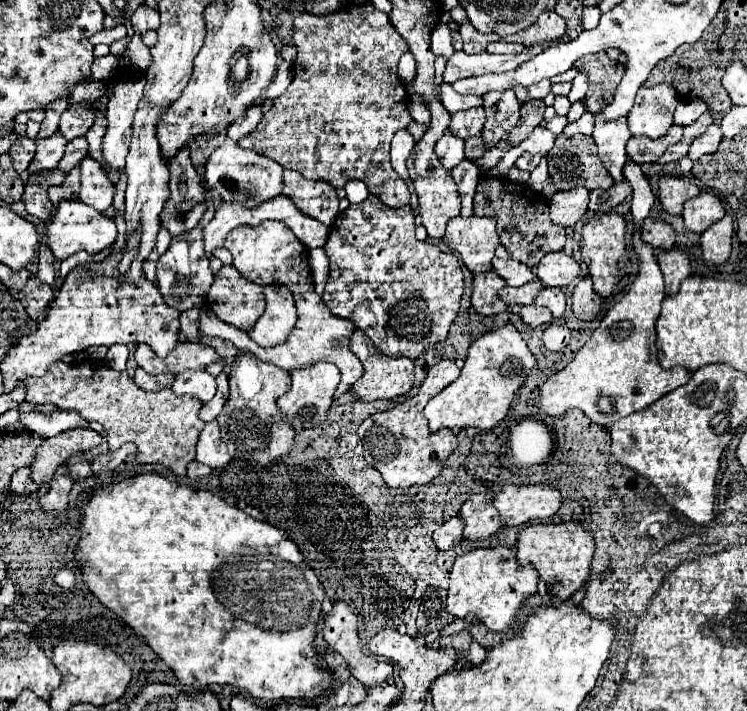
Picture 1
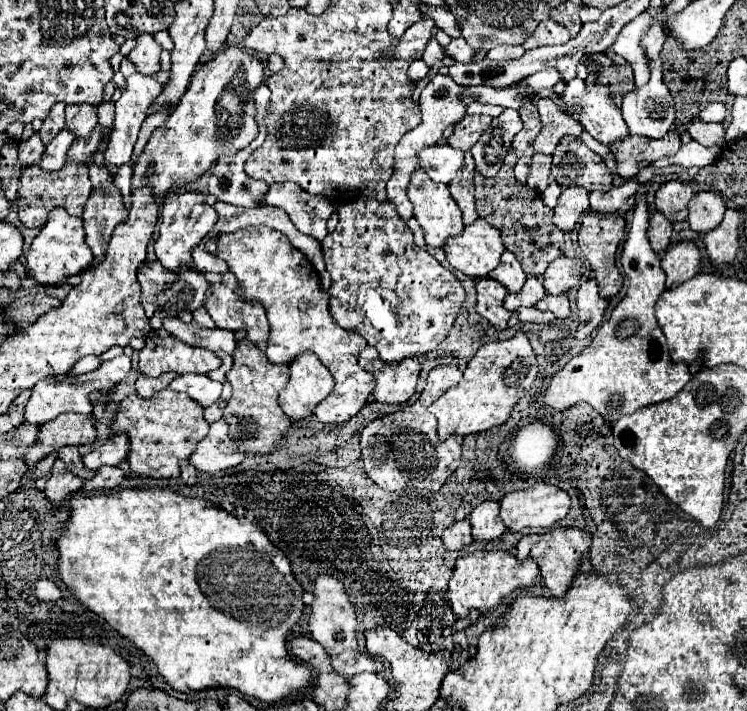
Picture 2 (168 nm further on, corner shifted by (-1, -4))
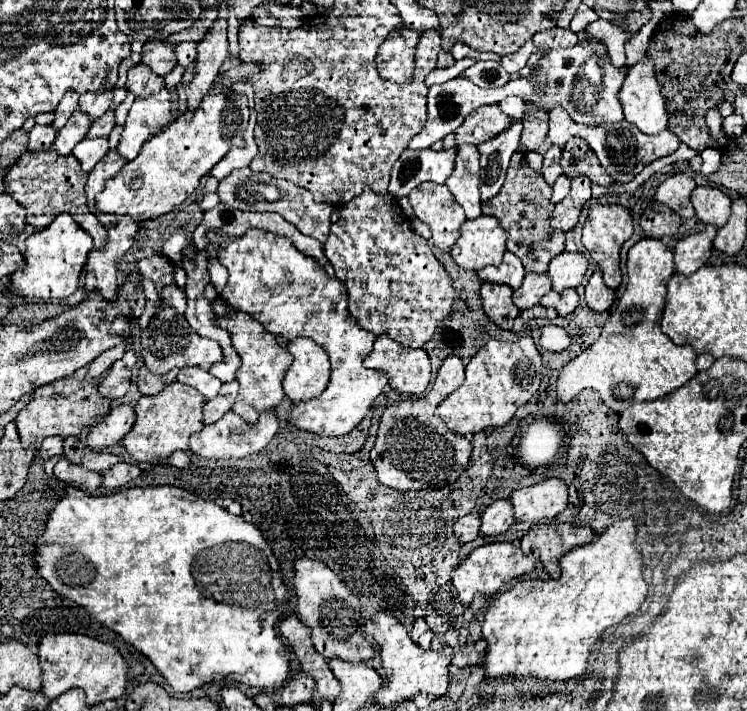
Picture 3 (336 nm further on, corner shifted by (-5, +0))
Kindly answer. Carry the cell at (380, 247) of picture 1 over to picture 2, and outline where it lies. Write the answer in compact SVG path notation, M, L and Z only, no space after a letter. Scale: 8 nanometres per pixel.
M359 198L337 208L337 228L321 242L325 266L331 274L331 314L335 322L347 330L363 336L369 346L375 346L383 362L399 362L409 354L427 354L435 350L451 330L457 312L463 304L465 290L453 272L443 268L425 248L413 244L413 232L399 218L393 202L379 202L377 198Z

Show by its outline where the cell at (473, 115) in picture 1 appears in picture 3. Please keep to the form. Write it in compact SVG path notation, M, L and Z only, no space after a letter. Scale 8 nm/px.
M481 106L475 112L471 112L465 122L455 130L457 146L463 144L481 144L499 132L503 132L509 126L511 118L499 110L499 106Z

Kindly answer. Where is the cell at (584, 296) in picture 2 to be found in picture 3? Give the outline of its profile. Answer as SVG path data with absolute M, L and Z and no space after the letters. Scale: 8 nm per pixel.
M599 270L593 272L593 276L589 278L589 282L585 286L585 300L587 300L587 306L593 312L605 312L605 310L609 310L611 304L613 304L613 300L615 300L615 292L605 286Z

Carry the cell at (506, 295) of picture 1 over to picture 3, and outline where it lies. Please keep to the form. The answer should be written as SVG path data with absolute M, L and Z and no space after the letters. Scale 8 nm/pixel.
M527 272L521 288L517 288L513 292L513 302L519 306L519 310L525 310L525 308L539 304L541 296L547 294L549 290L551 290L551 280L549 280L547 274Z

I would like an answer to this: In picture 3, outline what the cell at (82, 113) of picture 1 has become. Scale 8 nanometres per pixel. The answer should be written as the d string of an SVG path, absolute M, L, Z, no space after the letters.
M111 92L109 94L83 94L79 98L79 110L87 114L91 120L95 120L107 112L111 100L113 100Z

